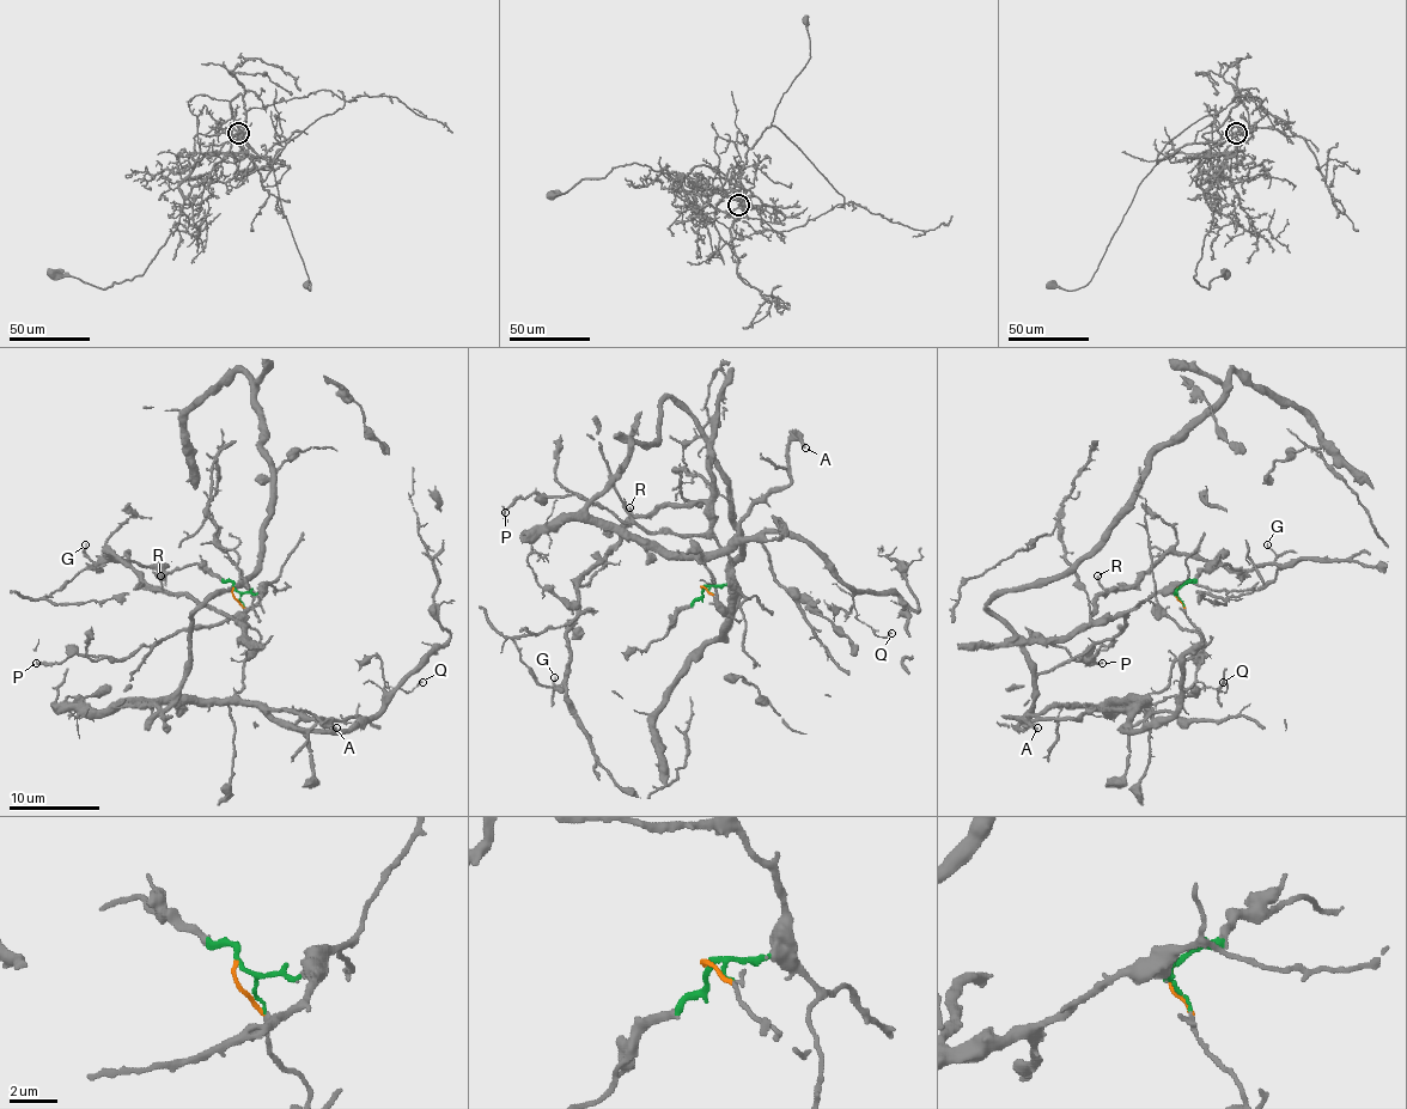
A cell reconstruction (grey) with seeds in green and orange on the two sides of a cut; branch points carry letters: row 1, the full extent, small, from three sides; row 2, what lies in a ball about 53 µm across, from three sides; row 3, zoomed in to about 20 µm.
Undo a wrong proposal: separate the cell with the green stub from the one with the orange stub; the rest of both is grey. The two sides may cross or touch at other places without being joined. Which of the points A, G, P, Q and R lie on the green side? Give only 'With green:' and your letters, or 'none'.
With green: G, P, R

